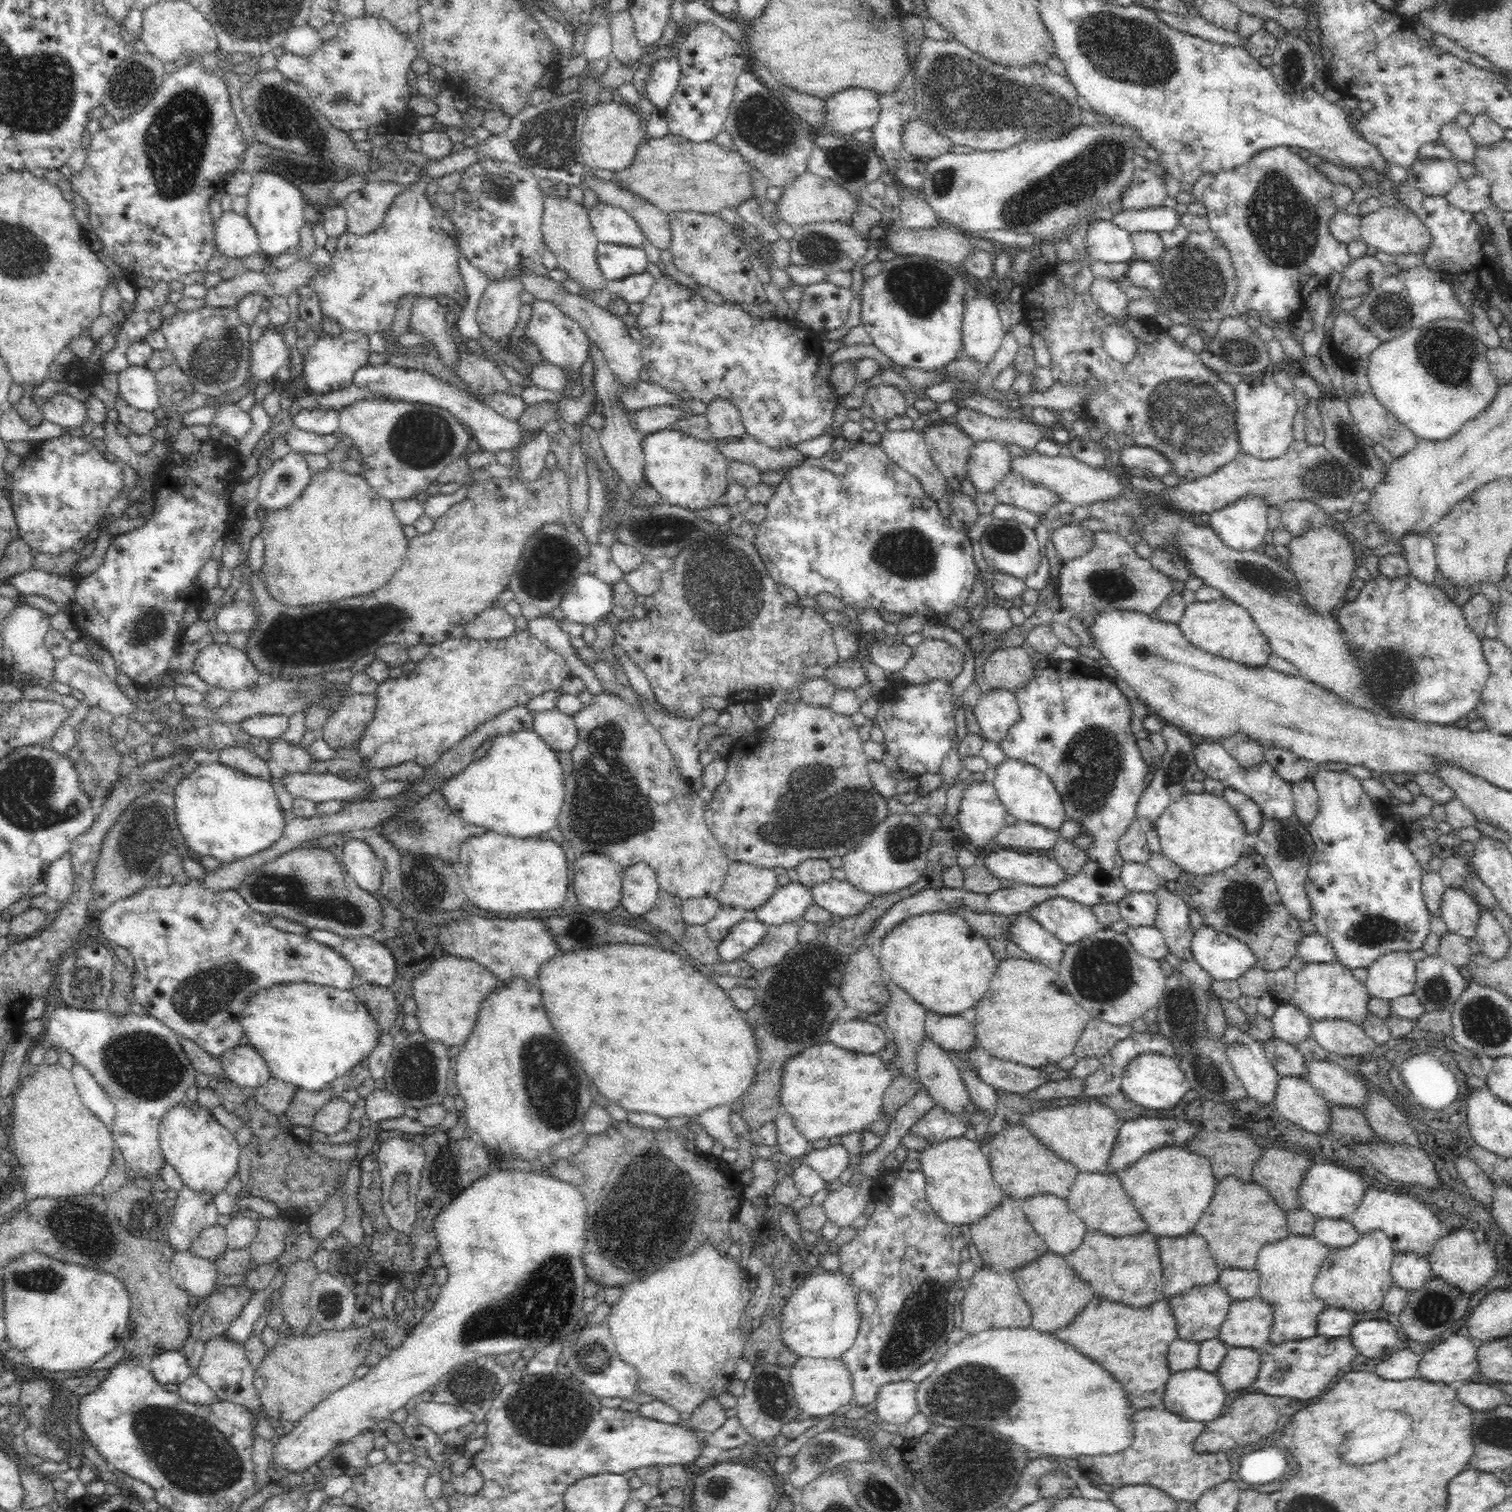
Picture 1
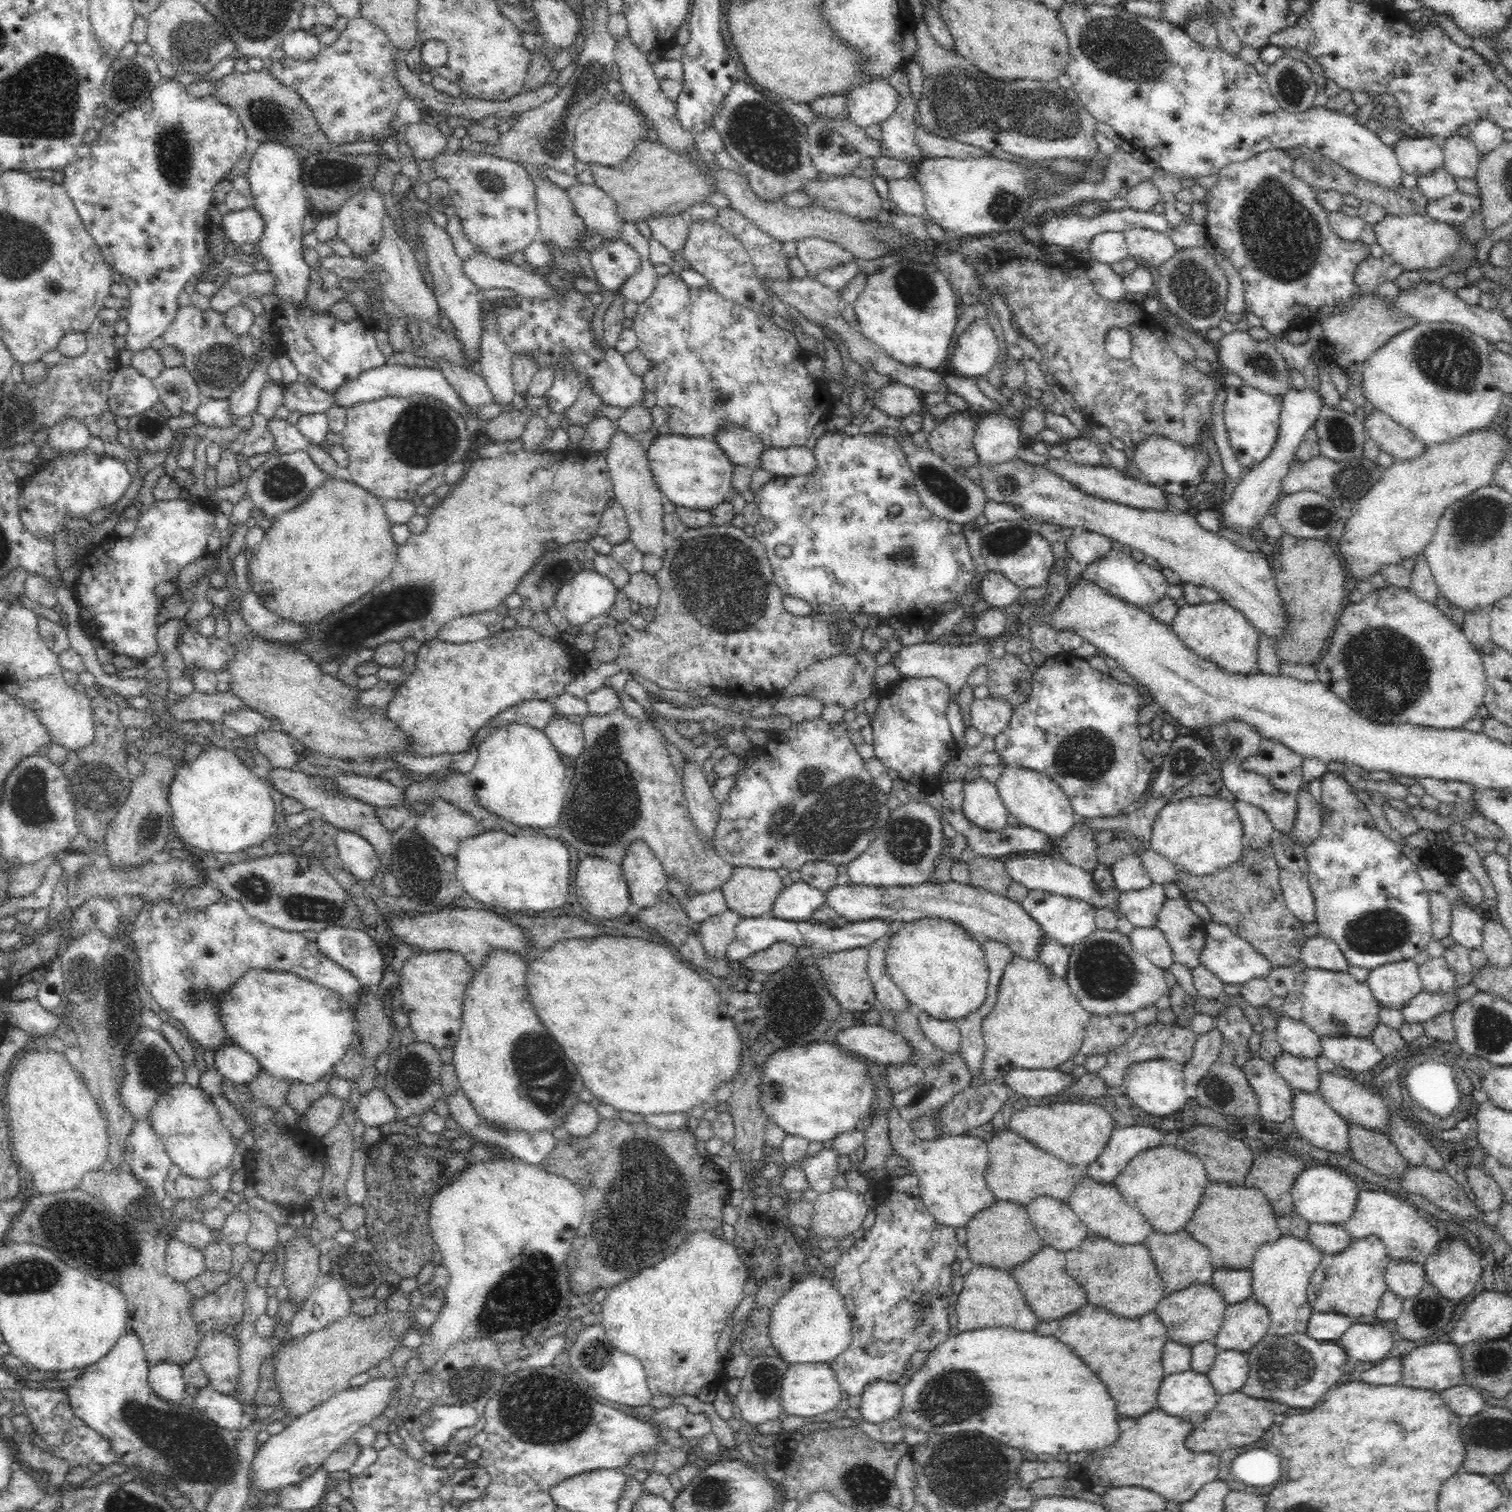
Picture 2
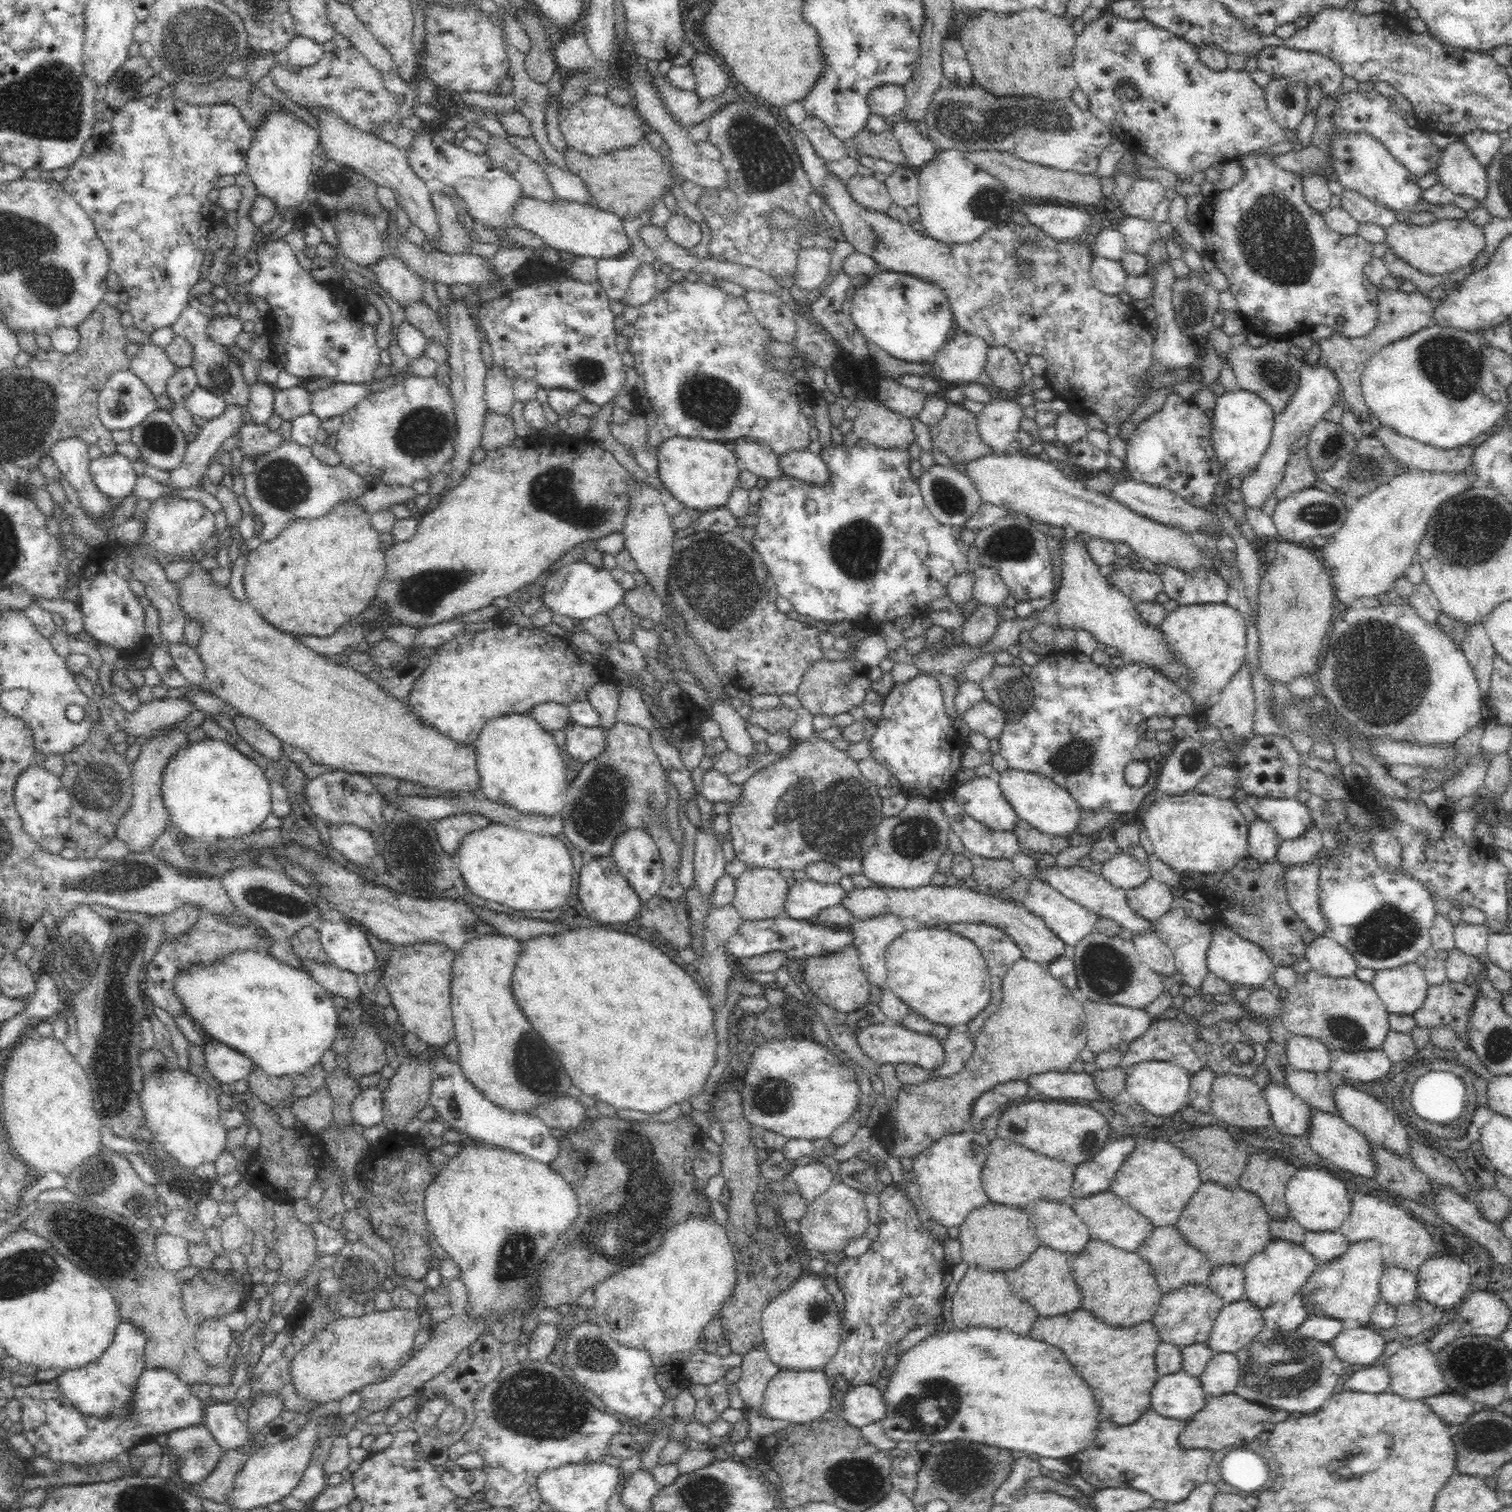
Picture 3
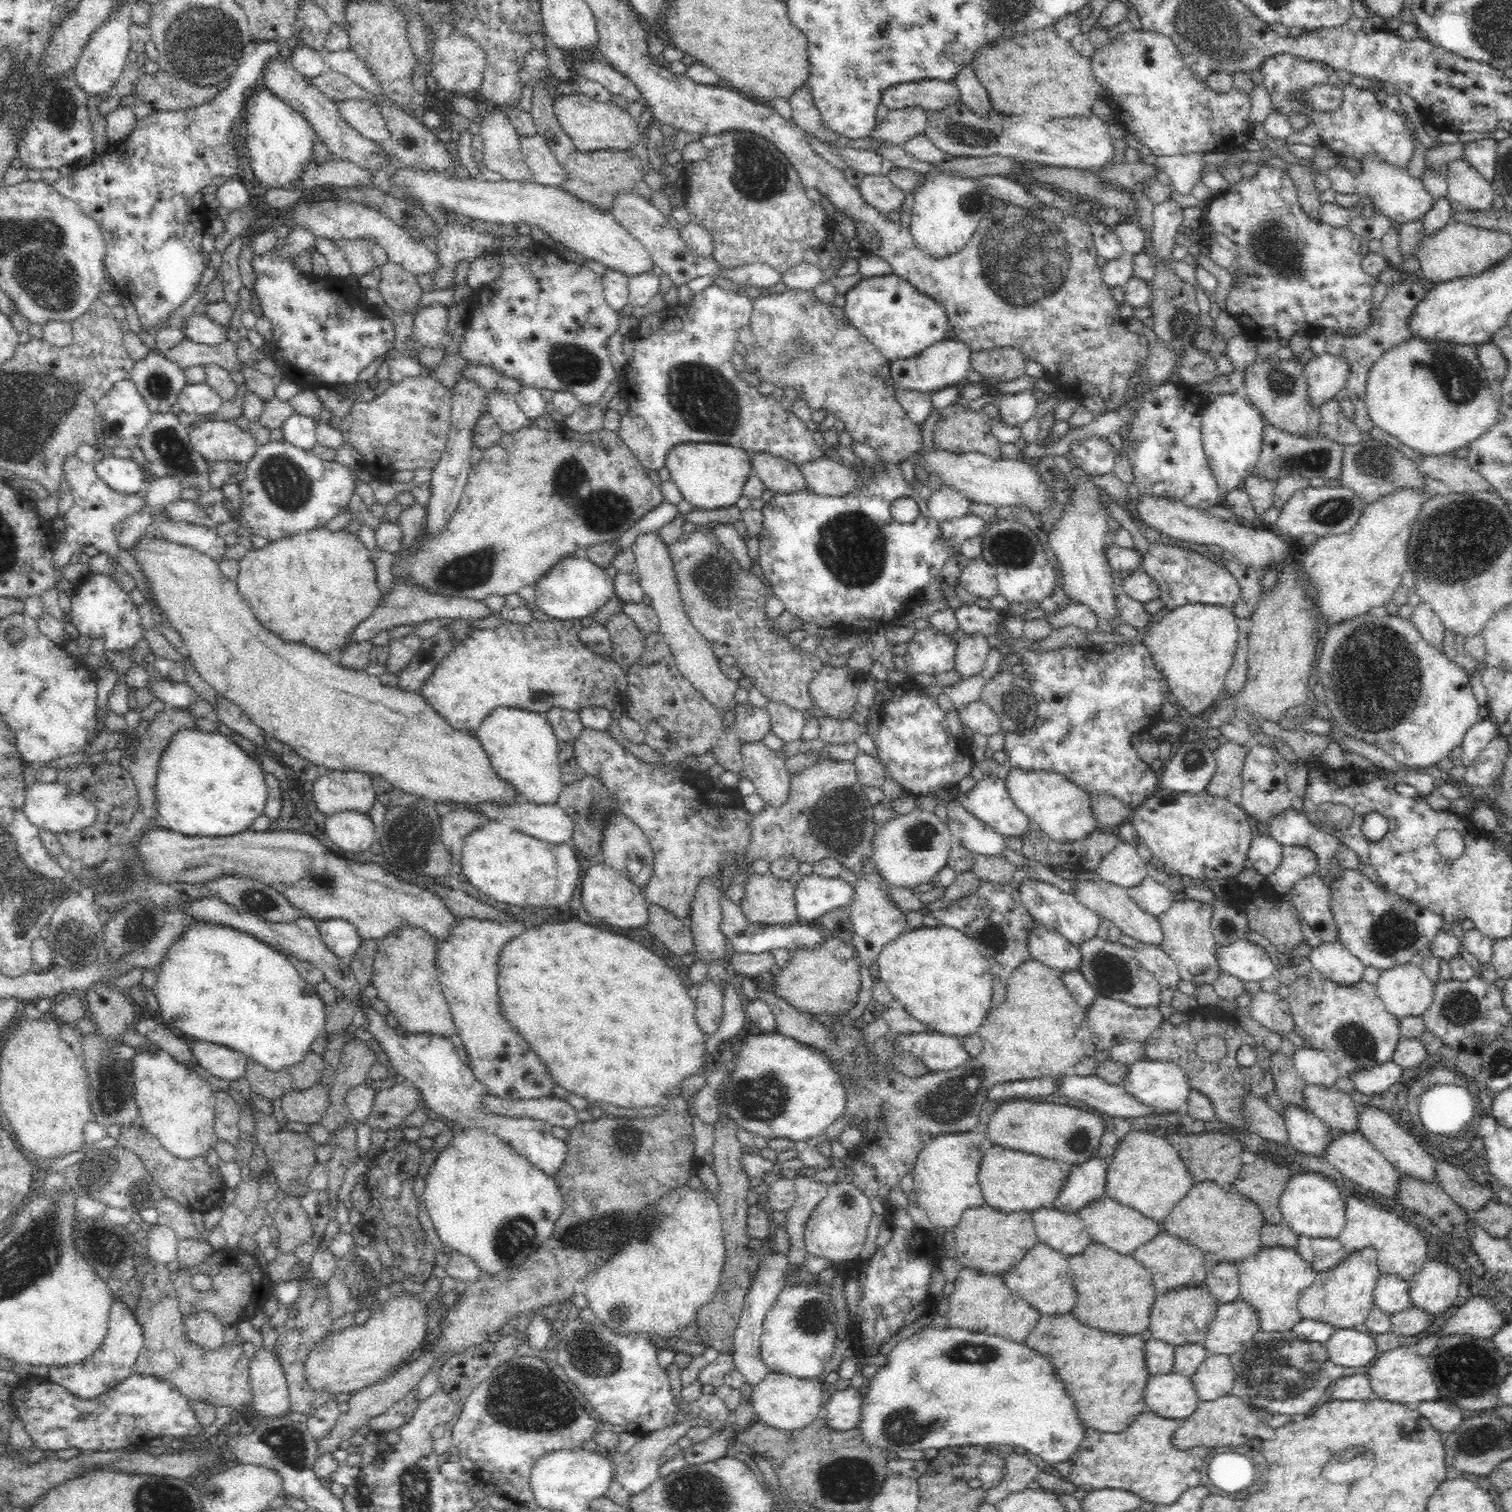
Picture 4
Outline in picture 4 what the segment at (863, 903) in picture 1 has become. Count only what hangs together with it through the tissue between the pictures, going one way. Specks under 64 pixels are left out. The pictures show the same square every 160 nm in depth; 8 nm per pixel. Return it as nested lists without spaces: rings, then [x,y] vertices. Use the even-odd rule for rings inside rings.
[[[1036,922],[1030,937],[1033,960],[1053,968],[1059,974],[1080,971],[1082,953],[1061,934],[1050,932]]]

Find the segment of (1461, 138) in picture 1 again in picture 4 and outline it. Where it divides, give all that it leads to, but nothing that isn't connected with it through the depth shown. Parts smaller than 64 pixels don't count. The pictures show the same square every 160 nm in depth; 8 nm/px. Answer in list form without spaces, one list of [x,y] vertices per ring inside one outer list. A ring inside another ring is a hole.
[[[1462,157],[1448,163],[1448,176],[1445,180],[1450,201],[1456,201],[1470,211],[1493,208],[1496,195],[1494,185]]]

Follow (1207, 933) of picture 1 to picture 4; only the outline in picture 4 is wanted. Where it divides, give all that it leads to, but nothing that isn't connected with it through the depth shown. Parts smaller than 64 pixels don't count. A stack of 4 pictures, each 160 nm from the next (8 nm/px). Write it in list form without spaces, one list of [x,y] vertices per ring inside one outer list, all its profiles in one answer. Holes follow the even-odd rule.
[[[1246,938],[1220,944],[1218,950],[1220,971],[1230,973],[1247,985],[1276,975],[1277,969],[1266,948]]]

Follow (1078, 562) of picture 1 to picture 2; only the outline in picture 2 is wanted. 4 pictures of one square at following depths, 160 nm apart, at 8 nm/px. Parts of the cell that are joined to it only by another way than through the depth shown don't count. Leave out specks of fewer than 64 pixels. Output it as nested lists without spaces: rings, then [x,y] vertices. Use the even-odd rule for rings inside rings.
[[[1127,549],[1112,550],[1108,555],[1084,568],[1080,578],[1092,580],[1109,594],[1138,609],[1144,609],[1159,602],[1168,594],[1167,589],[1169,588],[1168,580],[1162,571],[1154,570],[1143,562],[1136,562]]]

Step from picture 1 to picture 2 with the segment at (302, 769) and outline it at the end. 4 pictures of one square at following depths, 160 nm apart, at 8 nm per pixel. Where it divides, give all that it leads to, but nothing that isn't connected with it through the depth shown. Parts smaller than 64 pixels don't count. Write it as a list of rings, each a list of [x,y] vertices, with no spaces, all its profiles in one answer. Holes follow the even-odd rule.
[[[275,728],[257,732],[252,736],[259,752],[264,754],[273,768],[292,769],[297,761],[297,754],[292,748],[292,739]]]

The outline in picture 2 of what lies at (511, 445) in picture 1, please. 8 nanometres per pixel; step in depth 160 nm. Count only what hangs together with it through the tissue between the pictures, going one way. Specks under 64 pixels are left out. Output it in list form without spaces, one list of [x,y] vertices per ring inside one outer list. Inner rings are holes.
[[[389,361],[380,368],[368,370],[360,374],[356,380],[345,382],[340,385],[335,391],[331,393],[333,406],[340,406],[340,408],[350,408],[355,404],[361,402],[370,402],[379,398],[384,398],[388,395],[396,395],[396,397],[405,397],[413,394],[432,395],[432,397],[439,398],[440,400],[448,403],[464,420],[469,417],[471,408],[468,407],[462,399],[459,398],[456,390],[450,386],[450,383],[445,379],[444,373],[438,368],[430,367],[412,367],[398,366]]]

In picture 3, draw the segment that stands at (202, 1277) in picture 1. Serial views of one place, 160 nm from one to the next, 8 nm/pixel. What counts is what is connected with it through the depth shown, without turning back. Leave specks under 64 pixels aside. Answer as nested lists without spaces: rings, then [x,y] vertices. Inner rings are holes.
[[[156,1233],[153,1236],[155,1258],[163,1269],[175,1273],[190,1266],[187,1253],[189,1243],[183,1235]]]

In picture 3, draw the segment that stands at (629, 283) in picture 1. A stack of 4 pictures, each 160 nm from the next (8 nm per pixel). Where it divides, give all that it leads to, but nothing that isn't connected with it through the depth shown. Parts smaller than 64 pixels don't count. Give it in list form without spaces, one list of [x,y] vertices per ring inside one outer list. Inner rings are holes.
[[[642,262],[634,273],[621,304],[638,308],[650,302],[657,294],[656,273],[652,264]]]

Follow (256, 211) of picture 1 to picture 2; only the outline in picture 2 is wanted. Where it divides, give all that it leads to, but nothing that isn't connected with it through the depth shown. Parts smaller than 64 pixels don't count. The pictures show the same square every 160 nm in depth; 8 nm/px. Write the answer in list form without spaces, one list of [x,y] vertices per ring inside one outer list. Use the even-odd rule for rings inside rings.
[[[268,140],[268,142],[260,142],[257,146],[257,149],[253,151],[252,159],[250,161],[250,165],[248,168],[247,179],[249,180],[250,187],[252,190],[253,198],[255,202],[253,204],[254,208],[256,208],[260,213],[262,213],[262,218],[264,219],[264,230],[263,236],[258,240],[260,242],[260,256],[264,256],[266,260],[268,260],[269,268],[267,273],[273,278],[273,289],[272,294],[279,298],[280,305],[278,306],[280,314],[279,318],[274,319],[272,321],[272,329],[275,330],[276,335],[280,338],[280,343],[282,342],[282,346],[280,346],[279,350],[286,351],[286,356],[290,358],[290,362],[296,366],[298,372],[302,374],[302,376],[306,376],[311,383],[316,387],[325,390],[326,392],[335,391],[340,385],[343,385],[345,382],[356,380],[363,374],[363,372],[368,372],[368,370],[372,370],[375,368],[380,368],[380,366],[384,366],[387,364],[390,359],[385,357],[384,354],[378,348],[378,344],[376,344],[376,334],[374,334],[374,328],[370,326],[366,326],[362,320],[358,320],[358,324],[352,324],[352,320],[338,320],[338,316],[334,316],[330,310],[322,310],[322,312],[316,312],[310,304],[304,304],[306,302],[306,298],[308,298],[308,288],[310,288],[310,266],[304,260],[303,257],[303,245],[302,238],[304,234],[302,233],[302,222],[306,214],[308,214],[308,198],[305,192],[304,184],[302,183],[302,166],[304,166],[304,156],[305,152],[304,147],[302,145],[286,145],[278,142],[278,140]]]

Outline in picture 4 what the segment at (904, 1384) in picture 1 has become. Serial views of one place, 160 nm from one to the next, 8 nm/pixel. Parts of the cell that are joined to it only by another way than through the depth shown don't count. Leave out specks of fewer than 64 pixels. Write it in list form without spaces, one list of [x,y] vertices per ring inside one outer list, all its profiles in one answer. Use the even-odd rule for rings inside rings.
[[[851,1386],[844,1390],[836,1389],[824,1402],[821,1418],[830,1430],[845,1431],[855,1428],[862,1399],[860,1391]]]

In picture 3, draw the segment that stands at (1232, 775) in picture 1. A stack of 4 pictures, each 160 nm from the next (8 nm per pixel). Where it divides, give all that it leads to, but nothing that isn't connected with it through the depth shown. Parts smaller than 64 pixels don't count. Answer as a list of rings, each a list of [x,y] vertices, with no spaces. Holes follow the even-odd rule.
[[[1242,794],[1257,817],[1268,823],[1282,840],[1294,840],[1314,825],[1306,803],[1297,798],[1254,798]]]

